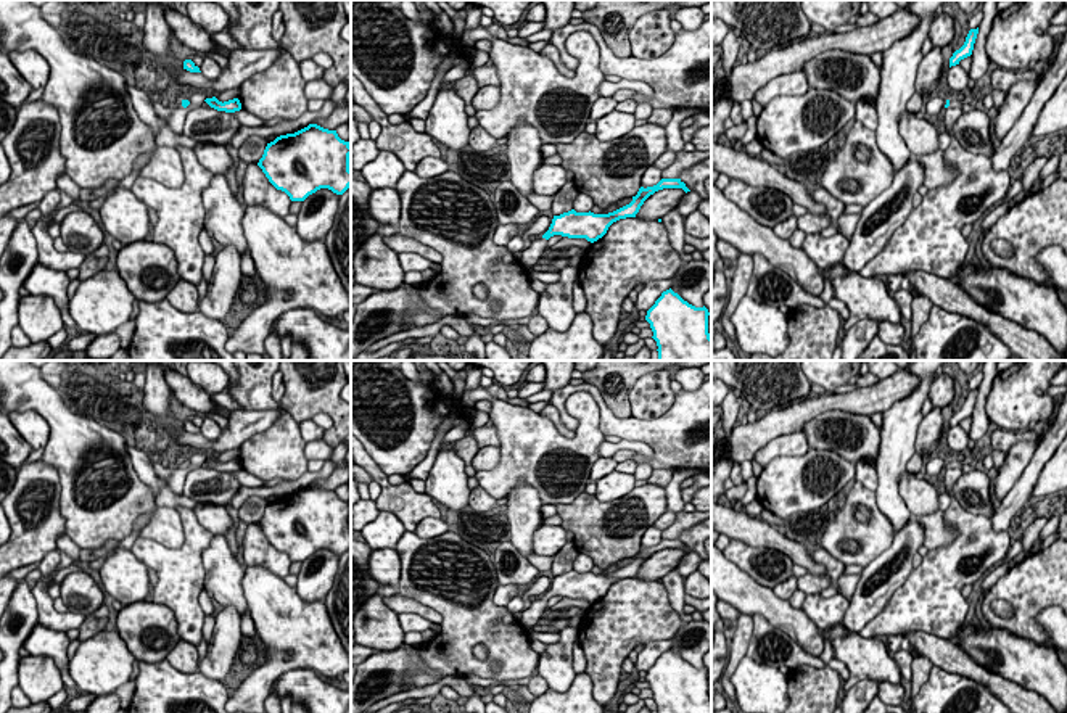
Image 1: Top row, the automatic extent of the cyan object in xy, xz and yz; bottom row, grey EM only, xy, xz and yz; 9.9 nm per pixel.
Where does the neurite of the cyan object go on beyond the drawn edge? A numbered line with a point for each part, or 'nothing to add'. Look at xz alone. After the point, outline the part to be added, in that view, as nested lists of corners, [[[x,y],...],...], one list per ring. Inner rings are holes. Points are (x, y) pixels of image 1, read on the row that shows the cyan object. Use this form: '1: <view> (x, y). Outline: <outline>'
1: xz (530, 256). Outline: [[[536,237],[533,238],[531,245],[521,251],[520,264],[525,267],[533,267],[547,251],[547,240]]]

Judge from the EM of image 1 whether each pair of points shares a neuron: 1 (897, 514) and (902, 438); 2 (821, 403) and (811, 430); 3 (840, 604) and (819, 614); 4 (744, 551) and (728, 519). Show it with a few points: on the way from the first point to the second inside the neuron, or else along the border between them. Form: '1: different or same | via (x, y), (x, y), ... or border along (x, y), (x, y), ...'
1: same | via (890, 494), (892, 457)
2: different | border along (853, 412), (823, 411), (800, 430)
3: same | via (836, 605), (824, 612)
4: different | border along (731, 538), (776, 551)

